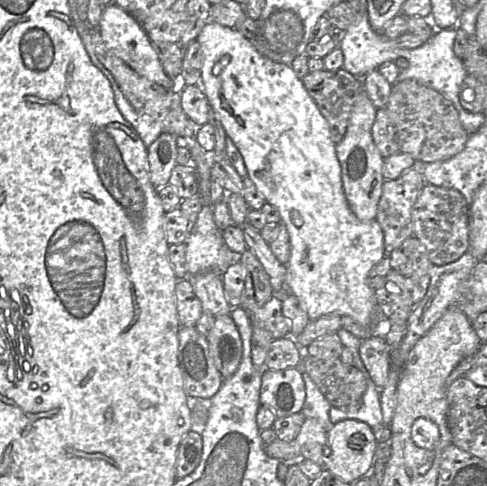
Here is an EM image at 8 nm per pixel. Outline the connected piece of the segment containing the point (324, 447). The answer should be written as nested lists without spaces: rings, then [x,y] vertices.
[[[306,418],[294,439],[299,445],[300,456],[326,469],[326,459],[331,453],[327,441],[327,430],[314,418]]]

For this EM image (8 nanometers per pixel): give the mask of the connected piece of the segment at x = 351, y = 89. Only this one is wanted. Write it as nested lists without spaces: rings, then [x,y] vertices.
[[[344,68],[323,69],[308,73],[302,82],[326,119],[333,143],[339,144],[346,134],[358,96],[363,91],[362,78]]]

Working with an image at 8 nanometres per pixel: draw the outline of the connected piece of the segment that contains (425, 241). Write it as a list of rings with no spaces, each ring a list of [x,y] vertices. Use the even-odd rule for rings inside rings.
[[[426,184],[413,207],[413,235],[426,248],[435,266],[446,265],[459,259],[469,249],[469,205],[456,189]]]

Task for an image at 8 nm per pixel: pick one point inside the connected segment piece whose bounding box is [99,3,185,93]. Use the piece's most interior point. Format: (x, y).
(124, 37)

